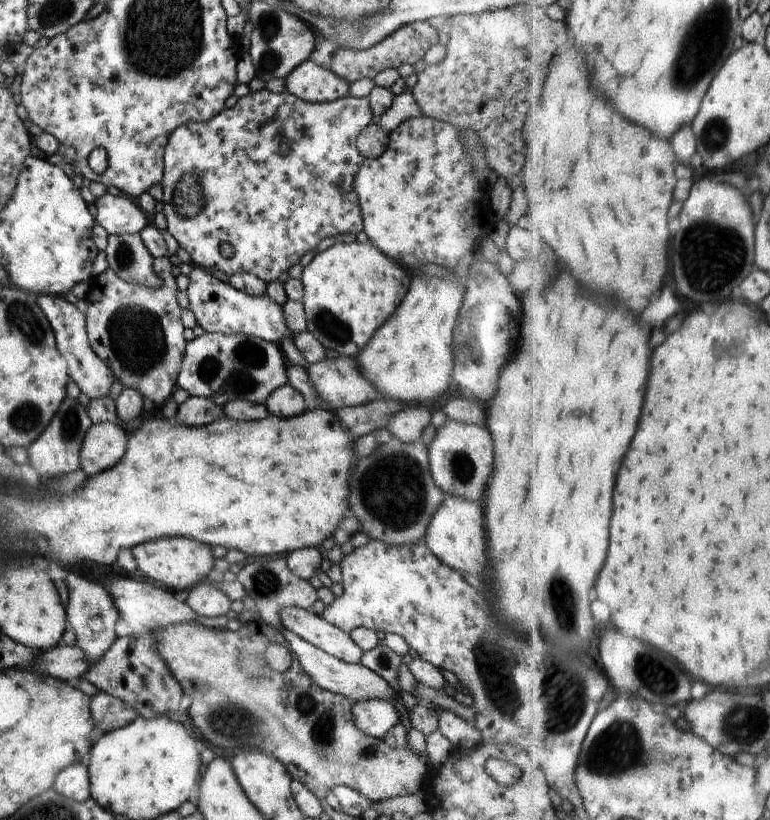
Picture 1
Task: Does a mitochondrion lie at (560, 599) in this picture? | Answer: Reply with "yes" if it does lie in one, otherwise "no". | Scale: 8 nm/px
yes

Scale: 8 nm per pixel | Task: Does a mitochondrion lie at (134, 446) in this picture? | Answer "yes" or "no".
no

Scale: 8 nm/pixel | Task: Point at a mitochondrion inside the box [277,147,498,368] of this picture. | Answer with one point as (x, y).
(335, 331)

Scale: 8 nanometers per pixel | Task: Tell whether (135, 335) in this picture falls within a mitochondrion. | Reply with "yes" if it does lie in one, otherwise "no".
yes

